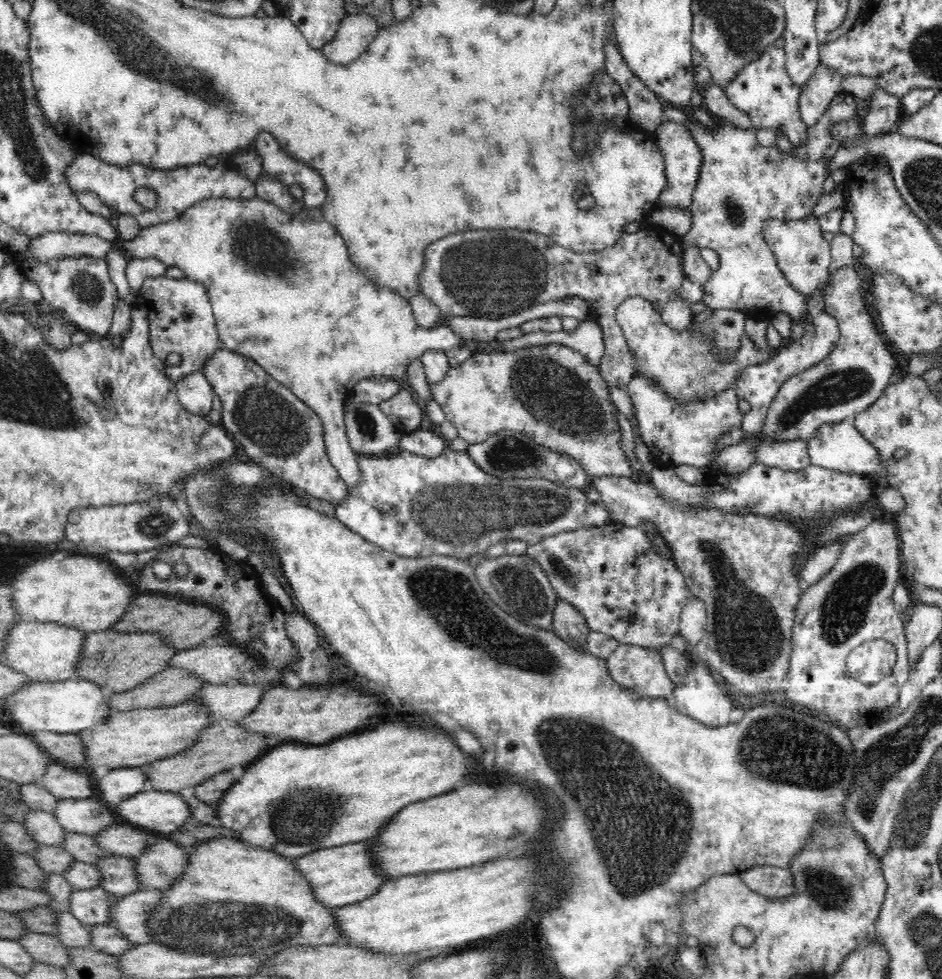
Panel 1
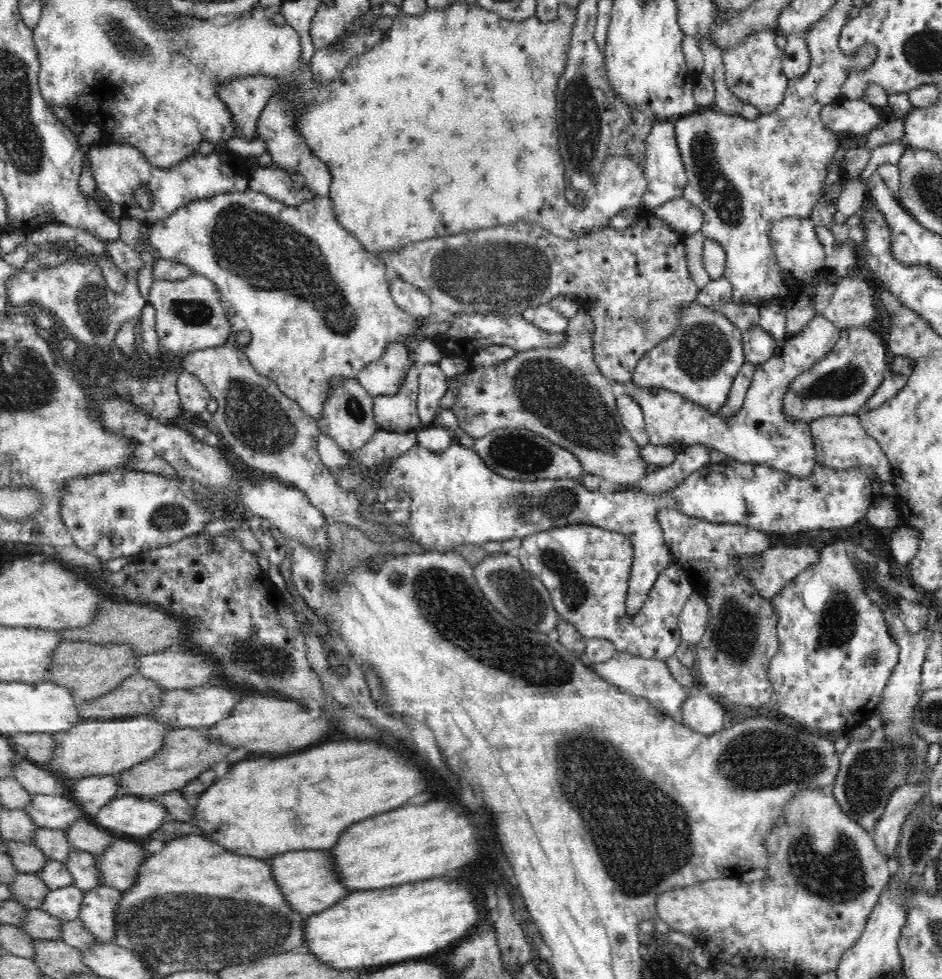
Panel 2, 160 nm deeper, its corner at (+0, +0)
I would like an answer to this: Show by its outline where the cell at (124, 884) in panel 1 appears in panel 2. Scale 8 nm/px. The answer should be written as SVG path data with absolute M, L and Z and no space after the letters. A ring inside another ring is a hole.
M72 847L70 858L64 862L66 869L70 871L74 886L88 892L94 887L102 885L100 873L98 873L98 861L96 856L85 851L77 851Z

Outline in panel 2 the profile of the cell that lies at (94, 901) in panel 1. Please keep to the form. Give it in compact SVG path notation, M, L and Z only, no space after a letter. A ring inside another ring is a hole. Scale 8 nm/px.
M74 885L48 891L40 909L60 921L78 920L84 891Z

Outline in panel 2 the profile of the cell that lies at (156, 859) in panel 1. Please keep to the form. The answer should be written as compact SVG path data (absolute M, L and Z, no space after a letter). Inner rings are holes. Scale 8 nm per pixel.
M123 837L112 842L104 854L96 855L102 885L120 891L128 890L136 882L146 856L148 851L142 844L129 842Z

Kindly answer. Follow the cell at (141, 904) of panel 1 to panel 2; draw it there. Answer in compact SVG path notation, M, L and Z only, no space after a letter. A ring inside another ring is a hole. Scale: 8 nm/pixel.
M100 885L84 891L79 920L94 935L98 943L113 943L116 926L116 910L121 891Z

